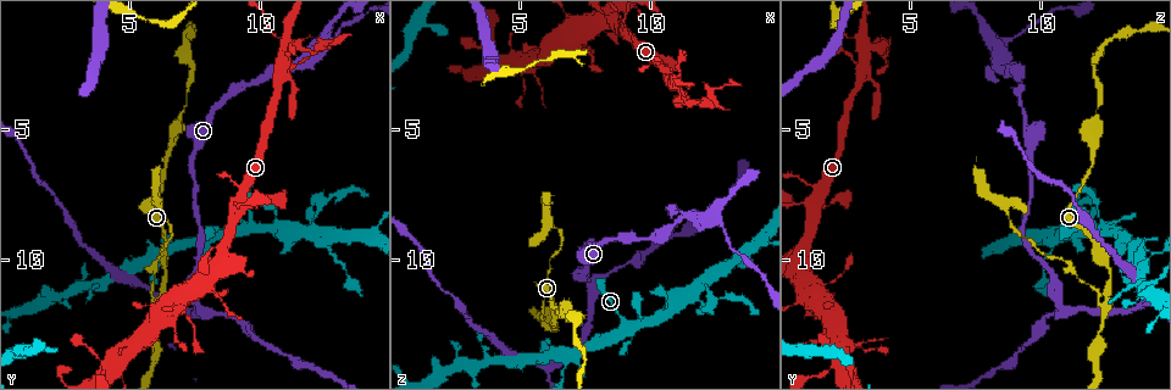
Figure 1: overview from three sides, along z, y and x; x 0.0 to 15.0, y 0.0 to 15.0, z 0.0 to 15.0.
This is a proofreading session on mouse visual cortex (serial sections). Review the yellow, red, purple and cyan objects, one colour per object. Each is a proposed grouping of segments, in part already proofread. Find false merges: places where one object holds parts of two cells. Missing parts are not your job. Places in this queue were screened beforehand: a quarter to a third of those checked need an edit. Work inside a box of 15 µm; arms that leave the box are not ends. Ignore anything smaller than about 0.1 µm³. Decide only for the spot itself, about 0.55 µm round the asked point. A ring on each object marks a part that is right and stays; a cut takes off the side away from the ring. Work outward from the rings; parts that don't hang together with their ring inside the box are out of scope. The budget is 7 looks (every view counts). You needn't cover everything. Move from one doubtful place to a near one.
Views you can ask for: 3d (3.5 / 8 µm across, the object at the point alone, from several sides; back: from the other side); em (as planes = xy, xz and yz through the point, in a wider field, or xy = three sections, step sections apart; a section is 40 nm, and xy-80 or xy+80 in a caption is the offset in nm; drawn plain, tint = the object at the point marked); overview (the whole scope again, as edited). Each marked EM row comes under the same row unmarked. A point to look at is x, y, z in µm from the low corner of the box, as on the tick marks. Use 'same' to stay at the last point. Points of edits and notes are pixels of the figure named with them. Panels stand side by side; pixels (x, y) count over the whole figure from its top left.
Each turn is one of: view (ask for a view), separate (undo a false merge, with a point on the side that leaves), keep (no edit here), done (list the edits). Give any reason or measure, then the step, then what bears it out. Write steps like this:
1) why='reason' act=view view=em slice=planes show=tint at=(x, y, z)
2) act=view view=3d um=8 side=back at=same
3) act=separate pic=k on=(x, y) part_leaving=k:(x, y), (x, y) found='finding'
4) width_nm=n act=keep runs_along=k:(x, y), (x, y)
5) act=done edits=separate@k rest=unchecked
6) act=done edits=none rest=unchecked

why='four-way junction' act=view view=3d um=8 at=(10.9, 1.8, 3.3)

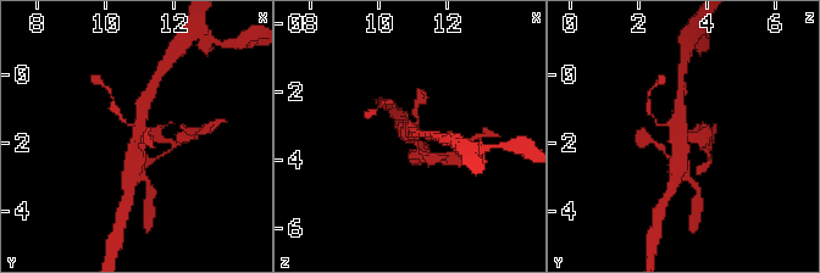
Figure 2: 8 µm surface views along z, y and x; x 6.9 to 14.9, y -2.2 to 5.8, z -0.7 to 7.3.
why='shape alone is not enough' act=view view=em slice=xy step=5 show=tint at=(11.0, 1.8, 3.3)

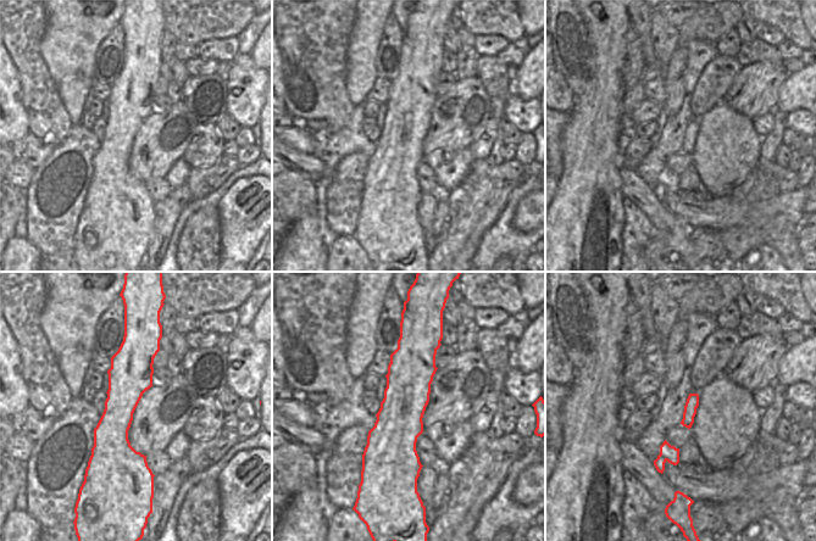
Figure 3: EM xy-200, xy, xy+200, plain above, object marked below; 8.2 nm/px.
act=separate pic=2 on=(159, 138) part_leaving=2:(415, 143), (426, 156), (454, 149) found='a second cell is stuck on'

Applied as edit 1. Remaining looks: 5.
act=view view=overview

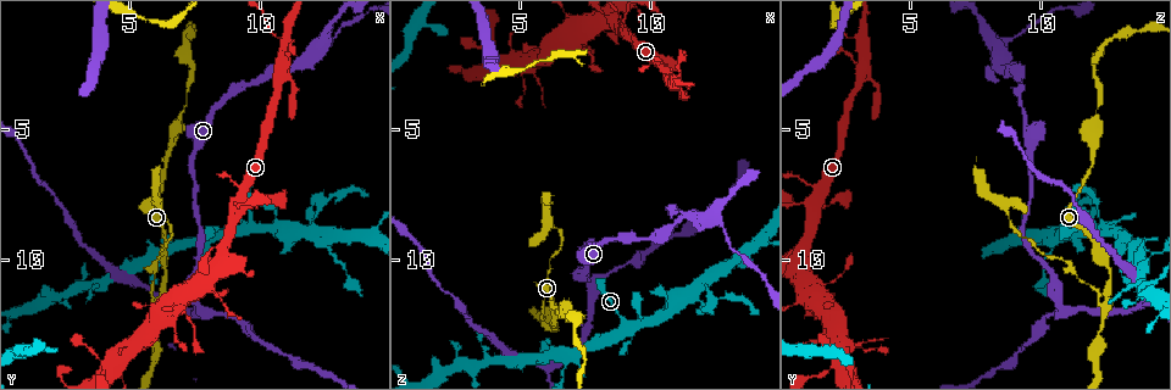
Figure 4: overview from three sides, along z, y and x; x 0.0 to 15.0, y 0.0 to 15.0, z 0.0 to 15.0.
why='narrows sharply' act=view view=3d um=3.5 at=(12.8, 7.7, 11.5)

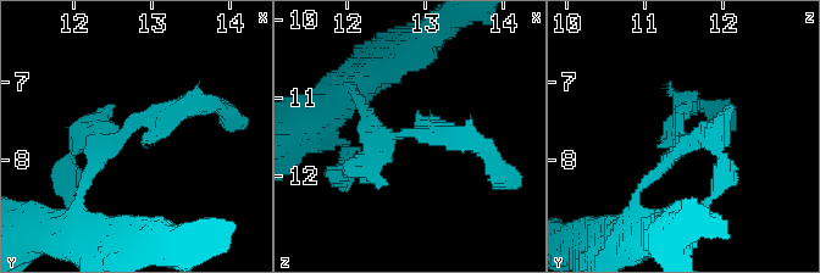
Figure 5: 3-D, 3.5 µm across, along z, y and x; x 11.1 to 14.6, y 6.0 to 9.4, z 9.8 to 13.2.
act=view view=em slice=xy step=3 show=tint at=(12.75, 7.60, 11.50)

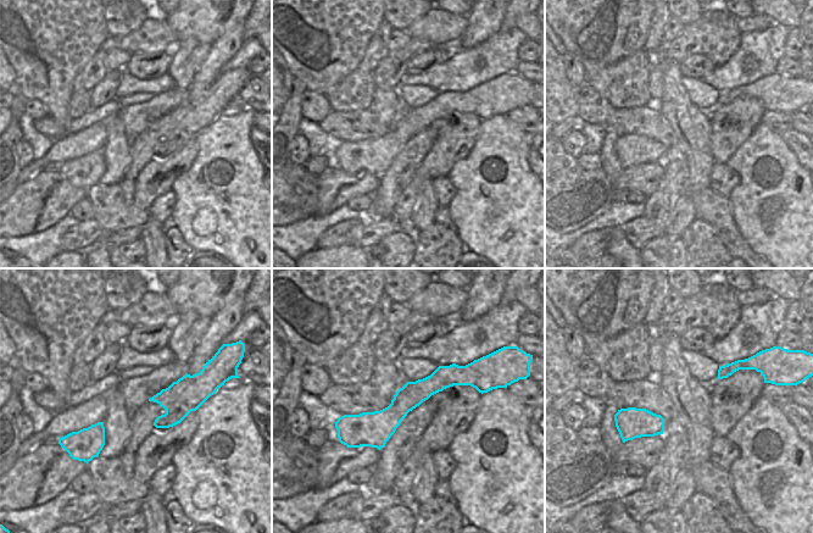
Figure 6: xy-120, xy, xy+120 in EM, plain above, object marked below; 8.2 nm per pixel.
width_nm=220 act=separate pic=5 on=(428, 134) border=6:(390, 404), (404, 417) found='a second cell is stuck on'

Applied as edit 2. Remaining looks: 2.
act=done edits=separate@2,separate@5 rest=unchecked

